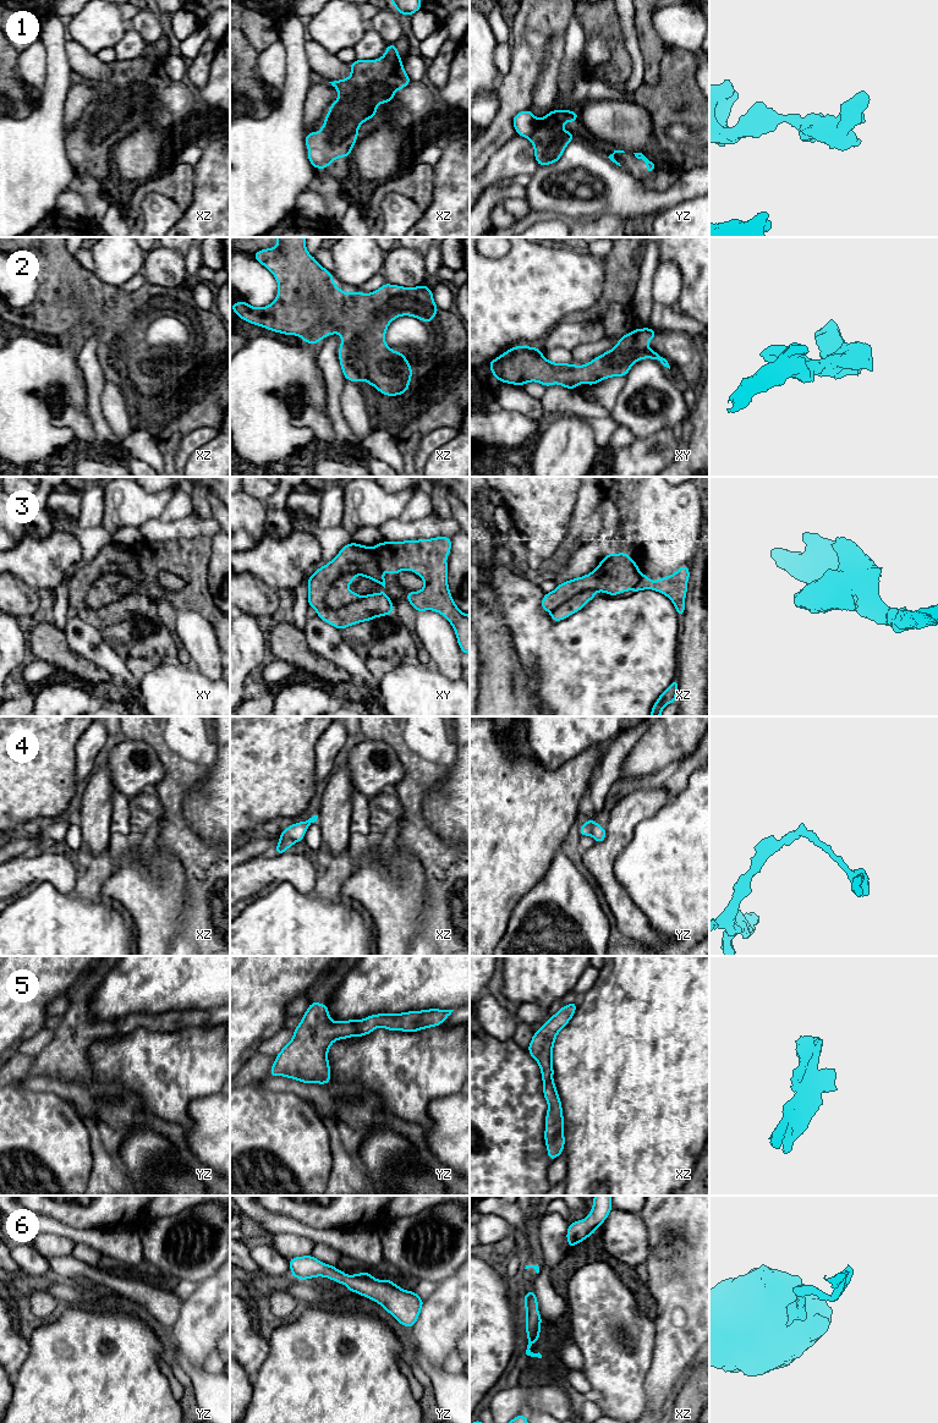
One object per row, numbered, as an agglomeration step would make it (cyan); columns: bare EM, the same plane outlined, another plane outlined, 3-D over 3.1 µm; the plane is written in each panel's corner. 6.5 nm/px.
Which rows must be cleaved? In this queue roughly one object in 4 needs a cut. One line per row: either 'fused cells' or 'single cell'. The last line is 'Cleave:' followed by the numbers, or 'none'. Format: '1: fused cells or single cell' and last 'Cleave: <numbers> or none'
1: fused cells
2: single cell
3: fused cells
4: fused cells
5: single cell
6: single cell
Cleave: 1, 3, 4

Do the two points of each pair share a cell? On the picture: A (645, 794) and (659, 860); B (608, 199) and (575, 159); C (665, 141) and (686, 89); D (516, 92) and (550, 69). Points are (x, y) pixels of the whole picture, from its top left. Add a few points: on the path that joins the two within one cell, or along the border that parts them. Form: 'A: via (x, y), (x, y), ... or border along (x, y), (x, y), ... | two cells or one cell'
A: border along (669, 798), (636, 827), (631, 840) | two cells
B: via (599, 190), (581, 169) | one cell
C: via (662, 128), (662, 116), (674, 102) | one cell
D: border along (548, 51), (533, 89), (532, 103) | two cells

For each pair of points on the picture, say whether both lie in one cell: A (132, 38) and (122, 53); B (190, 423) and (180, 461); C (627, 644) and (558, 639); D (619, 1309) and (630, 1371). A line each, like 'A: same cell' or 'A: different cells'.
A: same cell
B: different cells
C: same cell
D: same cell

